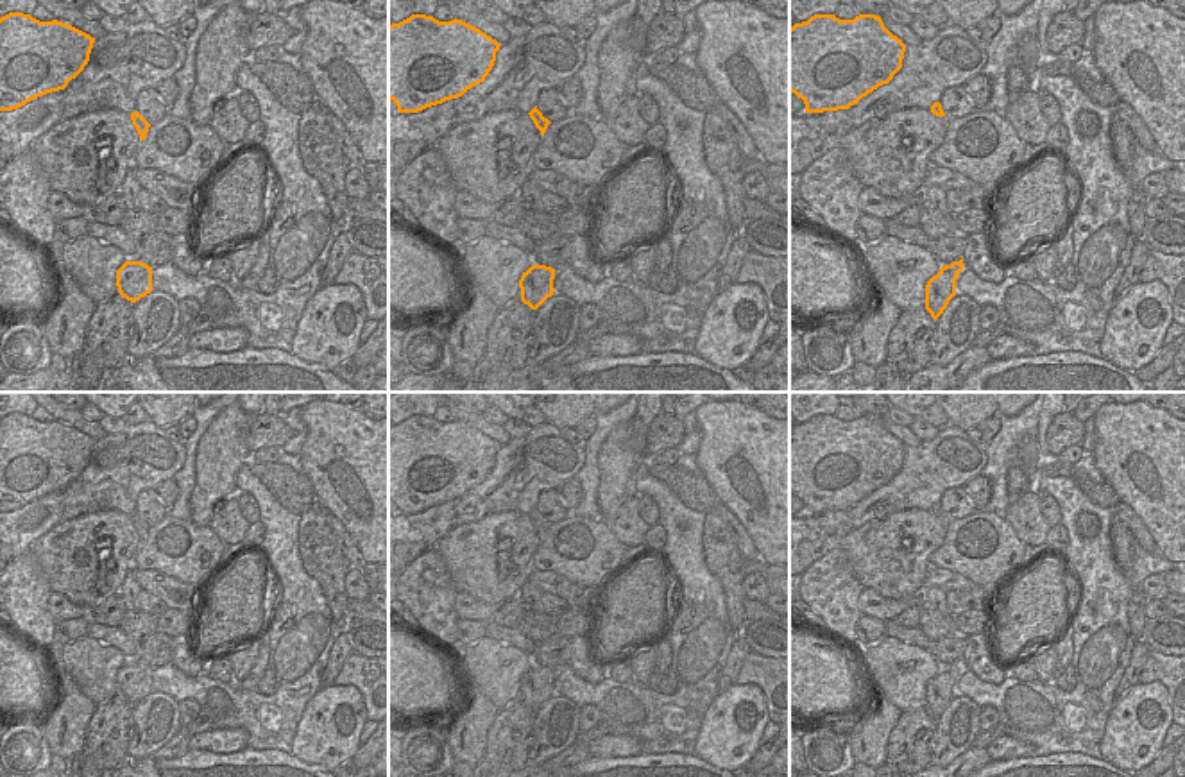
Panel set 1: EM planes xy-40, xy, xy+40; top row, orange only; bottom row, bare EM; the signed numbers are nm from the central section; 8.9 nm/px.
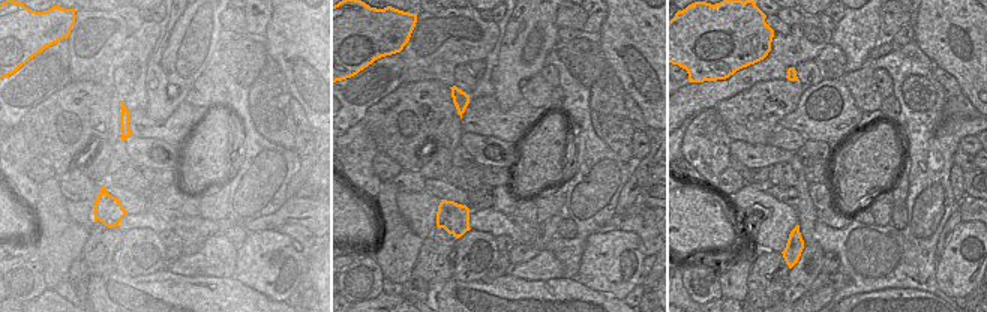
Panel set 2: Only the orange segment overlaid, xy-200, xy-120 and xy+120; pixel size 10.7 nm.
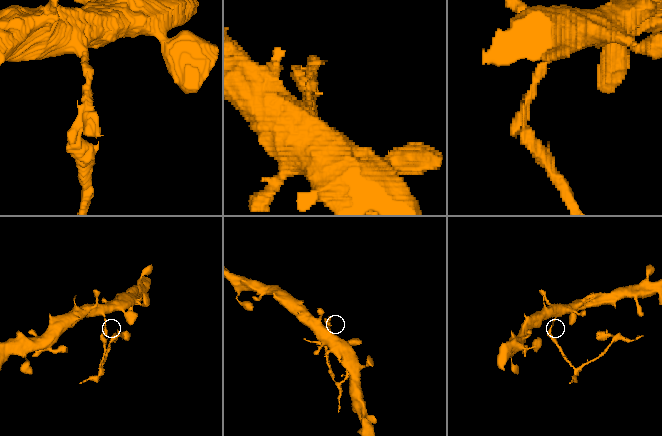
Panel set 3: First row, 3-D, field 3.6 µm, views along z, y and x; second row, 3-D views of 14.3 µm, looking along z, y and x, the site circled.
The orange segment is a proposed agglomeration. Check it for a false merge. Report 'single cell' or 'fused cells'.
fused cells

